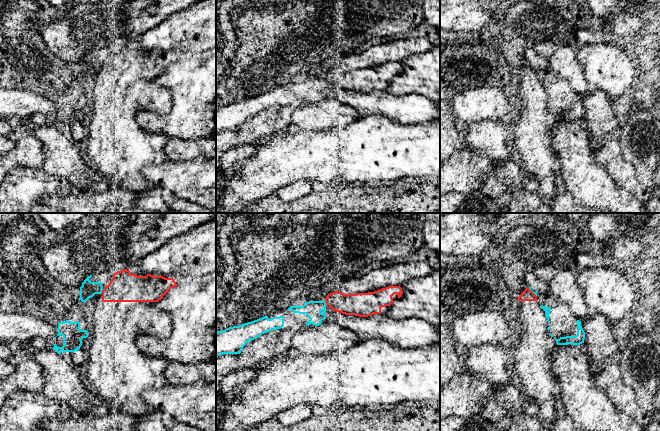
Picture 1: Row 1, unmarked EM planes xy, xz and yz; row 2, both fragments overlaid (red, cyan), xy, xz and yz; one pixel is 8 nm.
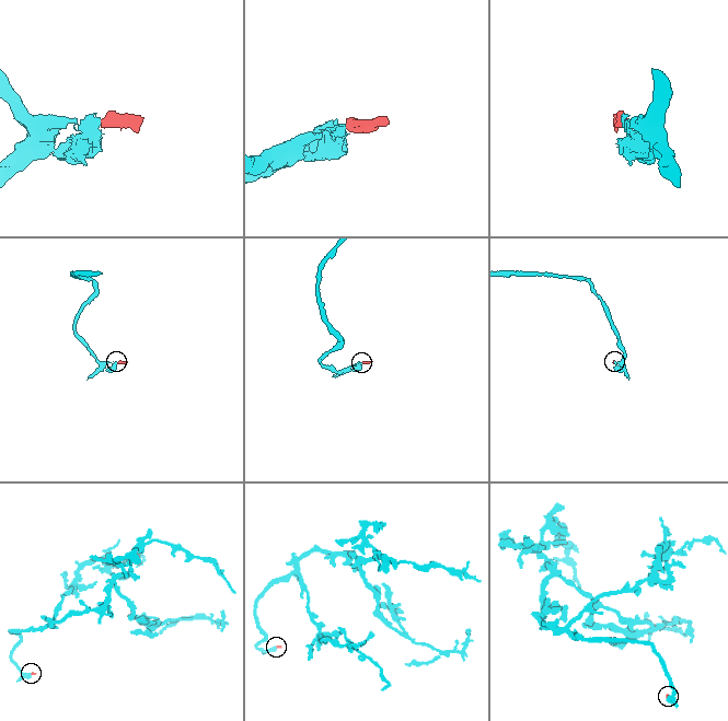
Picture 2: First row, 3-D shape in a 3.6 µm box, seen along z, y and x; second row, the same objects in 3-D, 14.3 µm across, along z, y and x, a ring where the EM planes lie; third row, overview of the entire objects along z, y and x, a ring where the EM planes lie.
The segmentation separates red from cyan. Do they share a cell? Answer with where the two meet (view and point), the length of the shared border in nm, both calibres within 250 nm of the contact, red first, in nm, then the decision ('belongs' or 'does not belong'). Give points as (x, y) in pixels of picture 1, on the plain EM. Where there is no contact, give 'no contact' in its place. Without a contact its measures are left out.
meets red in xy at (102, 67); contact 50 nm long; 240 nm thick on the red side, 130 nm on the other; does not belong

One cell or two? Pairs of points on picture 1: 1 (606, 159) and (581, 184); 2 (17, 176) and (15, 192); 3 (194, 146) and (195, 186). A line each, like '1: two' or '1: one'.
1: two
2: one
3: two

